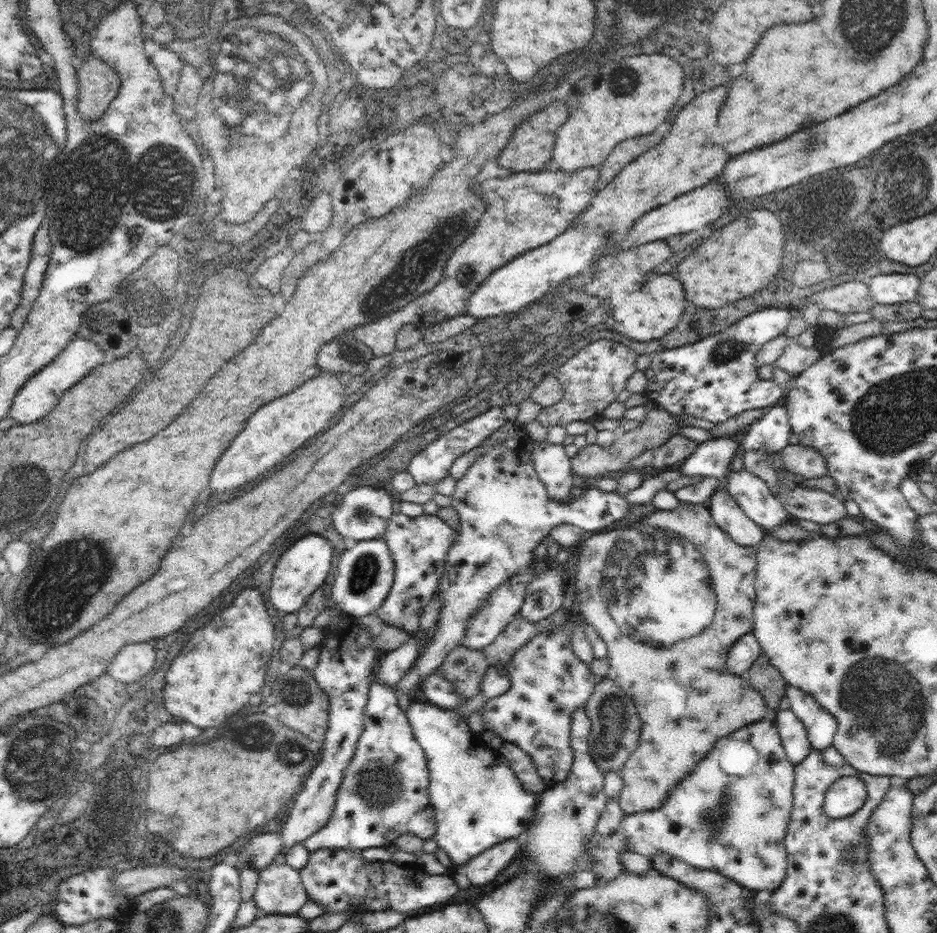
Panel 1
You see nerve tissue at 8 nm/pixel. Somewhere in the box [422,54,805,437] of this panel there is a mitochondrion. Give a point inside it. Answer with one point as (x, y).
(624, 81)

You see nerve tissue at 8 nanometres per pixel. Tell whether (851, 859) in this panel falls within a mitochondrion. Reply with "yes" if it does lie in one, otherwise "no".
no

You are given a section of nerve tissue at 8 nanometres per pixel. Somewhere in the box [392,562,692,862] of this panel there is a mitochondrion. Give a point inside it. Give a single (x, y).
(612, 714)

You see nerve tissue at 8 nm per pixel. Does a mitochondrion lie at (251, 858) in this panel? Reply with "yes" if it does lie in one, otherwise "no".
yes

